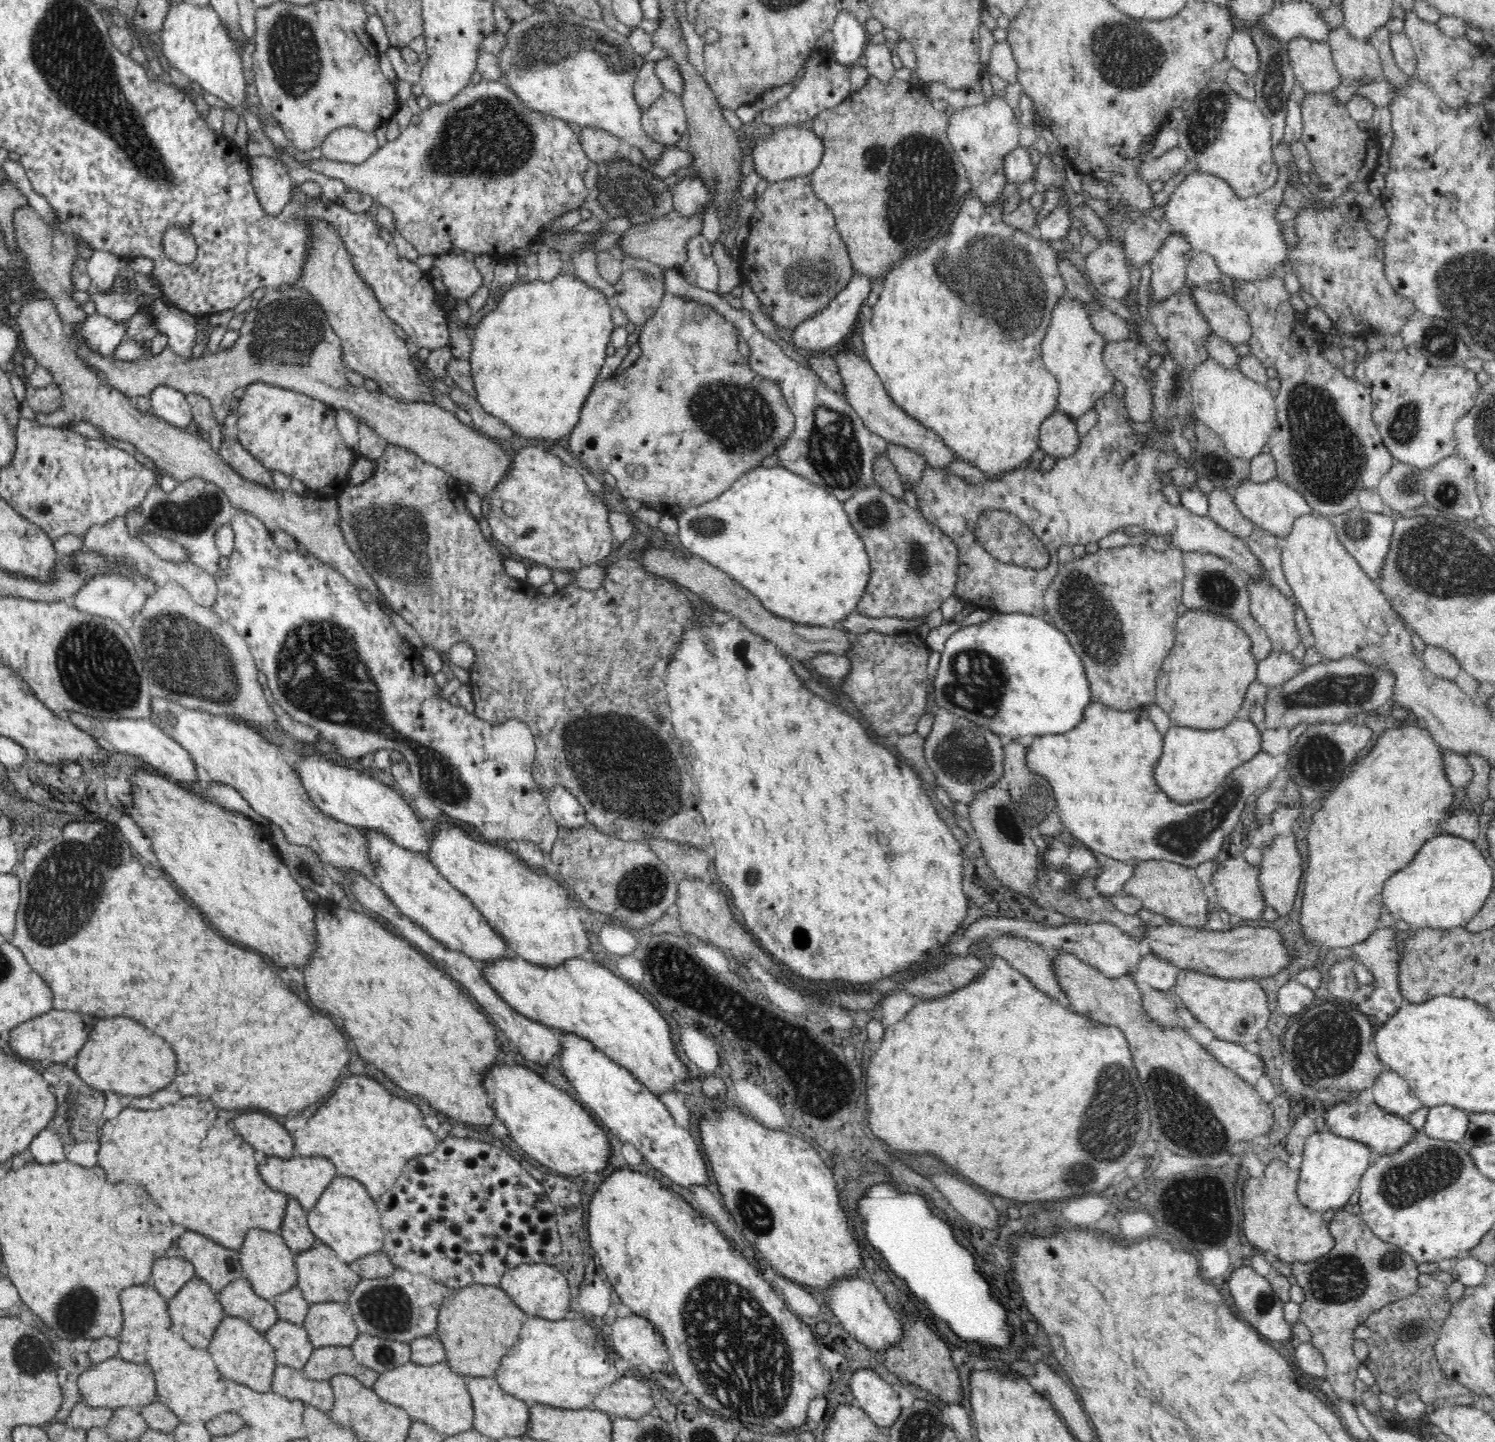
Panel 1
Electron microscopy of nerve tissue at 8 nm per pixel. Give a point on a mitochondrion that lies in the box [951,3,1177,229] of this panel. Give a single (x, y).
(1128, 57)

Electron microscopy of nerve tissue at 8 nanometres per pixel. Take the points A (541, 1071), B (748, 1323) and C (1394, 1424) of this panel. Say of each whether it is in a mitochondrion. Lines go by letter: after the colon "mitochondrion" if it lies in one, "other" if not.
A: other
B: mitochondrion
C: other

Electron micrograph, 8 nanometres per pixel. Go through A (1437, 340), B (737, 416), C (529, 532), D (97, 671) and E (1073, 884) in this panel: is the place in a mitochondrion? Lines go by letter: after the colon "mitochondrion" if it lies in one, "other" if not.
A: mitochondrion
B: mitochondrion
C: mitochondrion
D: mitochondrion
E: other

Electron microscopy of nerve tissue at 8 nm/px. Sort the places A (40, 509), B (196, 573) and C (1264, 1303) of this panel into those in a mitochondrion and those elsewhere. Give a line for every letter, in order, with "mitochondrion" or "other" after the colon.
A: mitochondrion
B: other
C: mitochondrion

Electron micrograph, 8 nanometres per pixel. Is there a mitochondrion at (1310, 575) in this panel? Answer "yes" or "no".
no

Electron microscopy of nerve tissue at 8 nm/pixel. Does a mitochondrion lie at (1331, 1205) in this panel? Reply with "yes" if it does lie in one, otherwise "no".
no

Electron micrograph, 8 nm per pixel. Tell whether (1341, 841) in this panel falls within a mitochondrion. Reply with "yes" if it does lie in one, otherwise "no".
no

